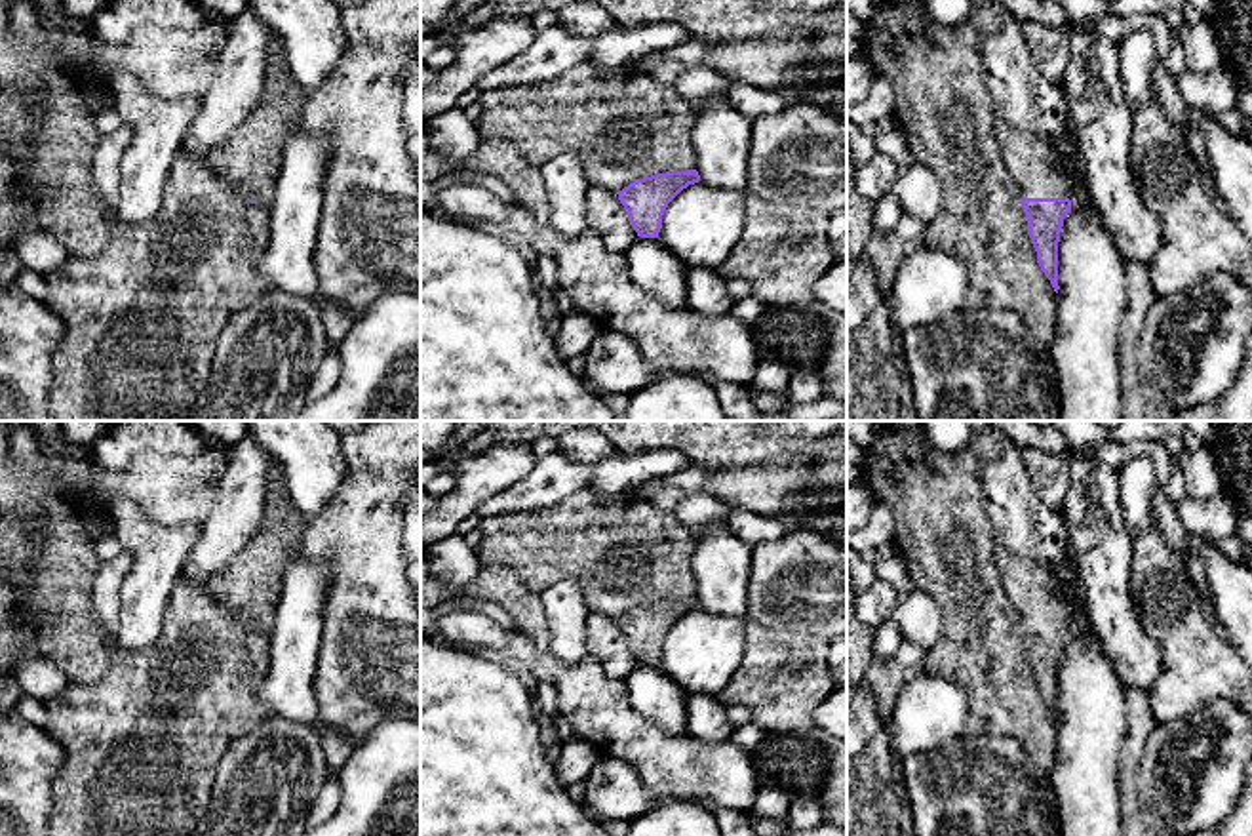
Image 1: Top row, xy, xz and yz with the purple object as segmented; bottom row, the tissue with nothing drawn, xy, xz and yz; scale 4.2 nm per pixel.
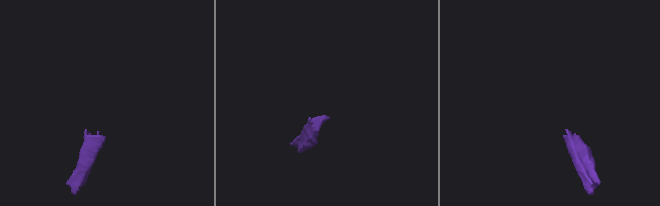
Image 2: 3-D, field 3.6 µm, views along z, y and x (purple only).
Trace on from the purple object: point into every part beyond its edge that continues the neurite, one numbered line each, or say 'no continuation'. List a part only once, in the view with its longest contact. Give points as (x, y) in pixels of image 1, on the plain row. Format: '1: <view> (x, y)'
1: yz (1028, 585)

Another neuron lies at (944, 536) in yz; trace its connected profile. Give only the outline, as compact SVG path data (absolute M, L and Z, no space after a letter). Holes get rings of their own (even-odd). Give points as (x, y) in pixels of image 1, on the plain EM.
M923 421L910 427L871 423L871 444L864 451L866 489L887 505L894 518L894 547L902 554L915 587L927 592L942 613L942 634L929 649L930 674L953 680L967 691L968 718L963 735L1014 737L1029 754L1037 775L1050 779L1056 758L1056 718L1037 689L1018 611L1010 602L995 564L995 535L984 508L984 486L976 457L968 449L940 451L929 438Z

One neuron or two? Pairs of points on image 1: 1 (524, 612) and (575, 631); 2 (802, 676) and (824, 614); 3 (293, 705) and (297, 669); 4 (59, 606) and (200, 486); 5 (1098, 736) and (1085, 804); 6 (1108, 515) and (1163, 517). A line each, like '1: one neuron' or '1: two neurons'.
1: two neurons
2: two neurons
3: one neuron
4: two neurons
5: one neuron
6: two neurons

